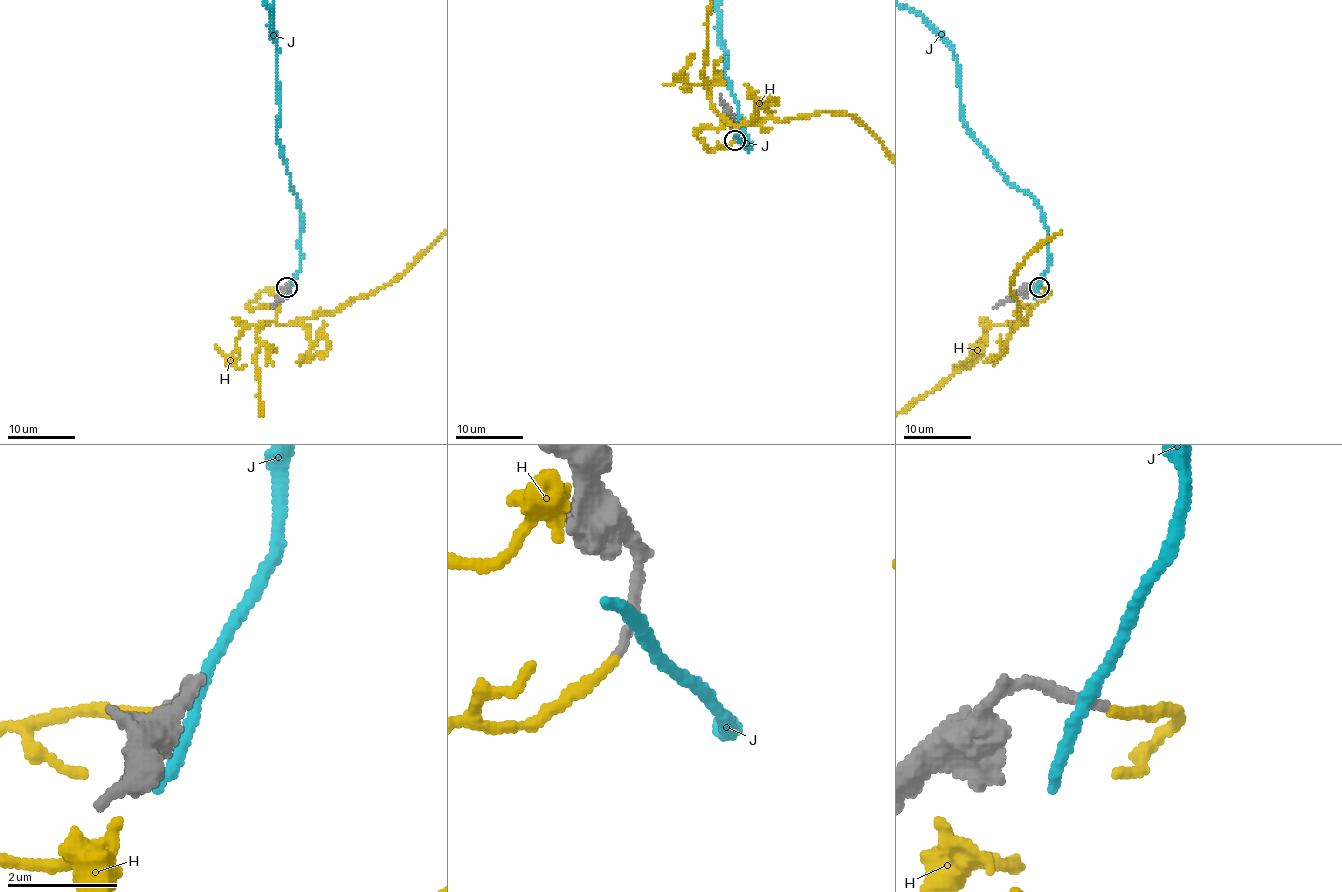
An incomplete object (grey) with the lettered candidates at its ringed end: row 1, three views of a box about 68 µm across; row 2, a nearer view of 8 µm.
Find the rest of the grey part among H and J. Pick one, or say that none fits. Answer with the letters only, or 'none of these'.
H

